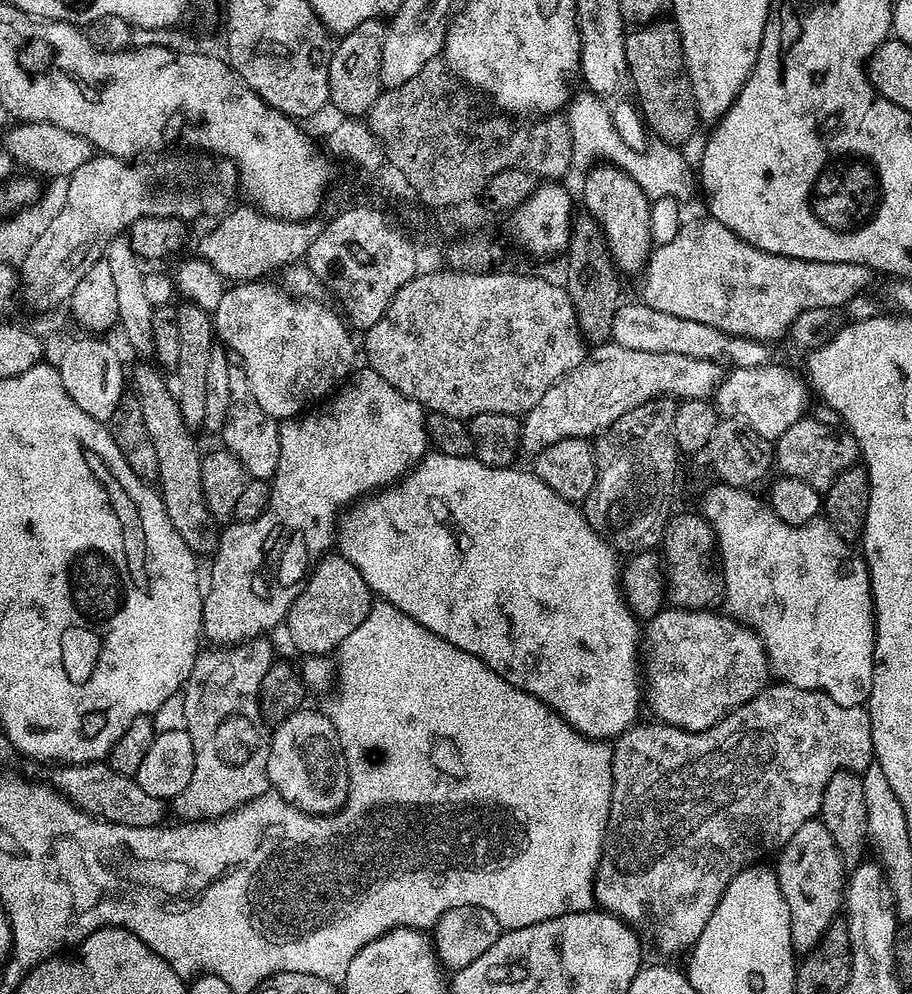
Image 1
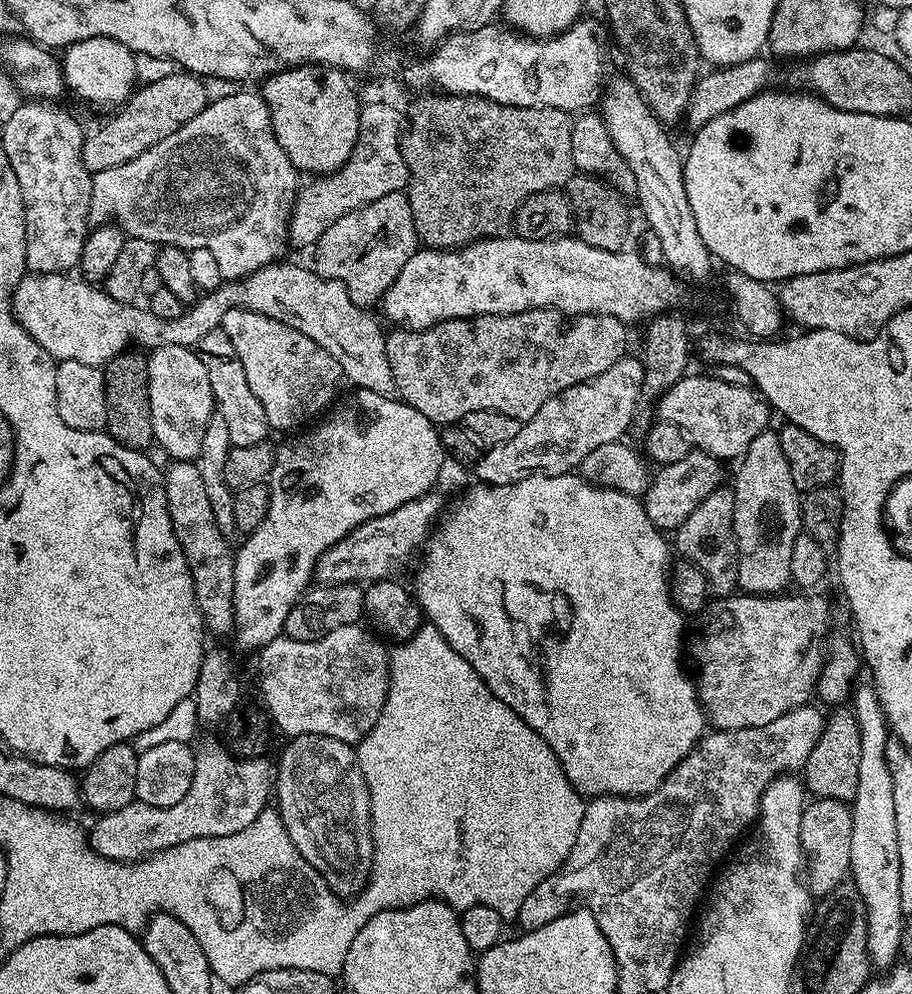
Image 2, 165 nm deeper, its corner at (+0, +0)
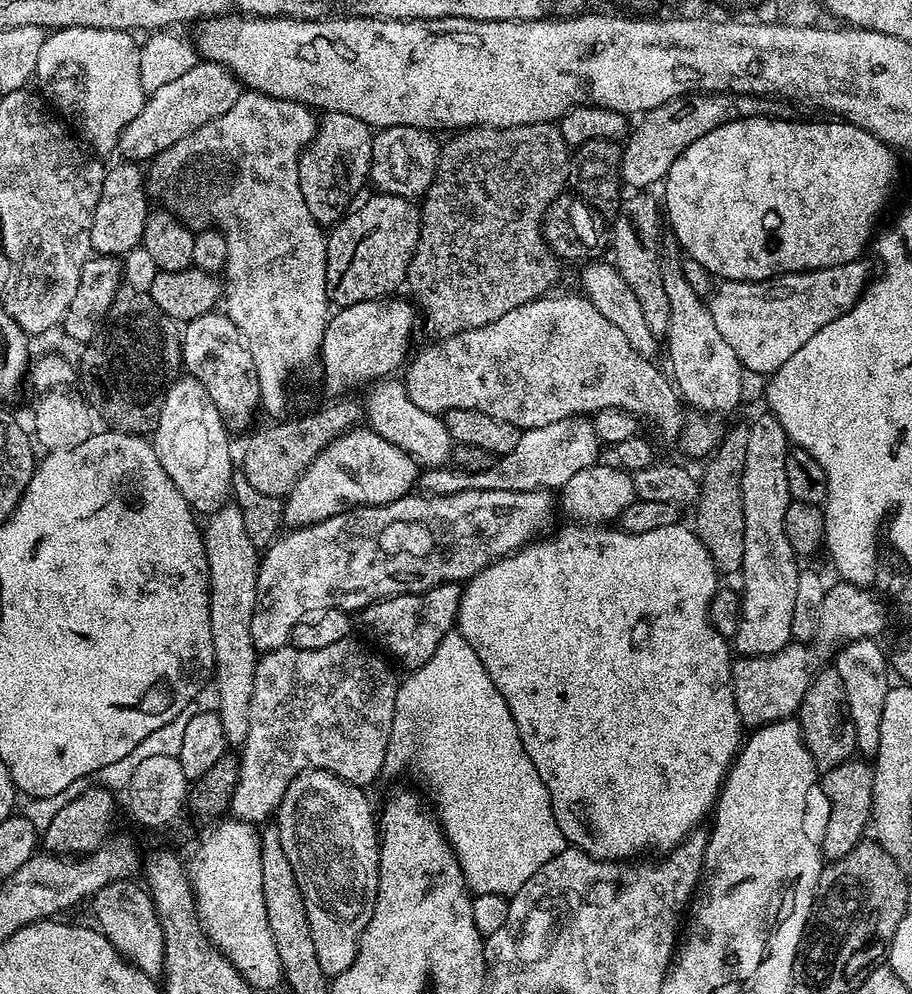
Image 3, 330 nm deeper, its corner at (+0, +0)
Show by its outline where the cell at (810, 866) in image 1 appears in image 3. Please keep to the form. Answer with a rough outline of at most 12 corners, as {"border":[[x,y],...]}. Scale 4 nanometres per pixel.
{"border":[[843,760],[818,788],[828,821],[818,847],[850,854],[872,819],[872,764]]}

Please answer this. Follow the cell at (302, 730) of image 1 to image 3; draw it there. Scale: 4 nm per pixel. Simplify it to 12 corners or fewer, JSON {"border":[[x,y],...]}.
{"border":[[306,769],[274,823],[328,978],[378,895],[363,787]]}

